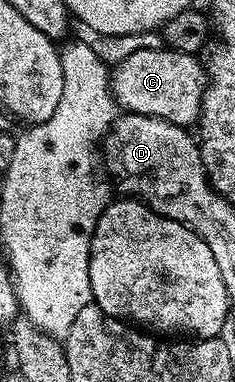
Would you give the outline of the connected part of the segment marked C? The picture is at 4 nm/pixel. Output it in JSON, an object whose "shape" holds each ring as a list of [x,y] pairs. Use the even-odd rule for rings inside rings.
{"shape":[[[144,49],[130,53],[124,61],[113,64],[110,72],[110,91],[123,112],[132,115],[147,115],[168,121],[177,127],[193,128],[202,114],[202,98],[207,89],[206,69],[197,54],[167,49]]]}

